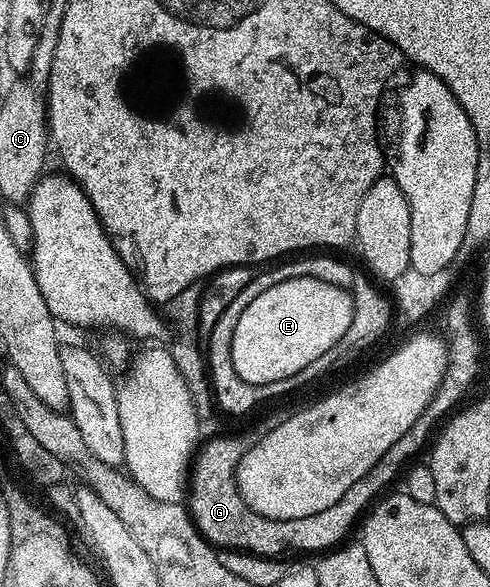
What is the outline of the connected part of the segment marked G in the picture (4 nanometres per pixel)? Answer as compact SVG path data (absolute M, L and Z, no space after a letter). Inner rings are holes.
M422 421L422 429L418 429L414 437L404 434L374 465L374 477L370 477L370 481L362 481L362 485L358 485L358 489L354 489L354 493L350 493L350 497L346 497L346 501L342 501L338 509L330 509L330 513L322 513L322 517L310 514L306 515L306 521L286 521L286 525L274 525L274 521L258 521L254 513L246 513L246 509L242 509L242 501L238 501L238 493L234 493L234 485L230 485L230 481L218 481L218 453L230 453L230 435L220 435L212 438L206 446L203 444L193 458L192 472L188 477L188 512L193 517L198 532L211 545L223 550L240 549L243 553L261 553L263 557L286 555L282 553L289 549L330 551L343 540L341 537L353 527L354 520L356 525L359 518L367 512L371 502L383 492L381 489L398 472L398 476L403 472L404 466L411 460L409 457L429 437L426 421Z

